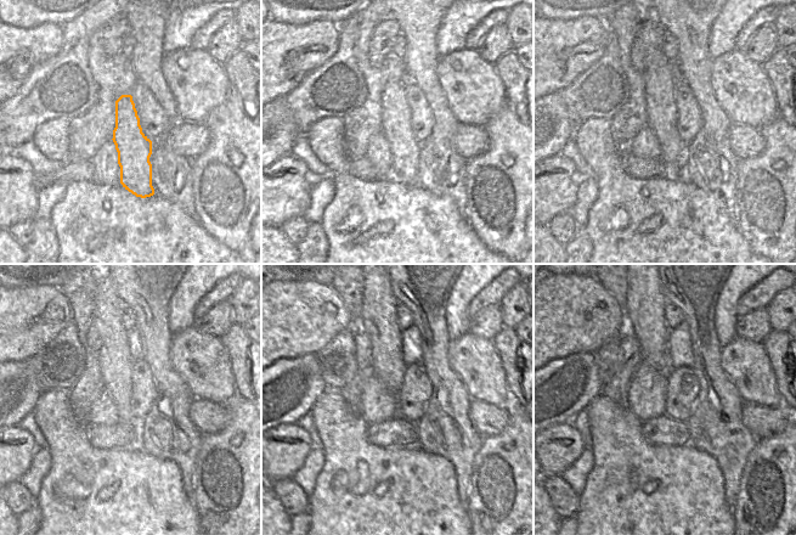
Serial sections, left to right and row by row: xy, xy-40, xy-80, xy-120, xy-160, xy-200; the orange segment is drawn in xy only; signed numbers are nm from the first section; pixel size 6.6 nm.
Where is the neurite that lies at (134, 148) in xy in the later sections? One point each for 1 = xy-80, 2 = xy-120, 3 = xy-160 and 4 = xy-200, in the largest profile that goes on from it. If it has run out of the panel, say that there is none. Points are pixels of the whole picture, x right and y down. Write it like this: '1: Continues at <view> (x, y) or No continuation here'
1: Continues at xy-80 (660, 80)
2: Continues at xy-120 (114, 361)
3: Continues at xy-160 (378, 321)
4: Continues at xy-200 (644, 313).

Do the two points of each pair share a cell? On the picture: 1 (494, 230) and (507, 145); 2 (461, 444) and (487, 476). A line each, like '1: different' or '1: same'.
1: same
2: different

